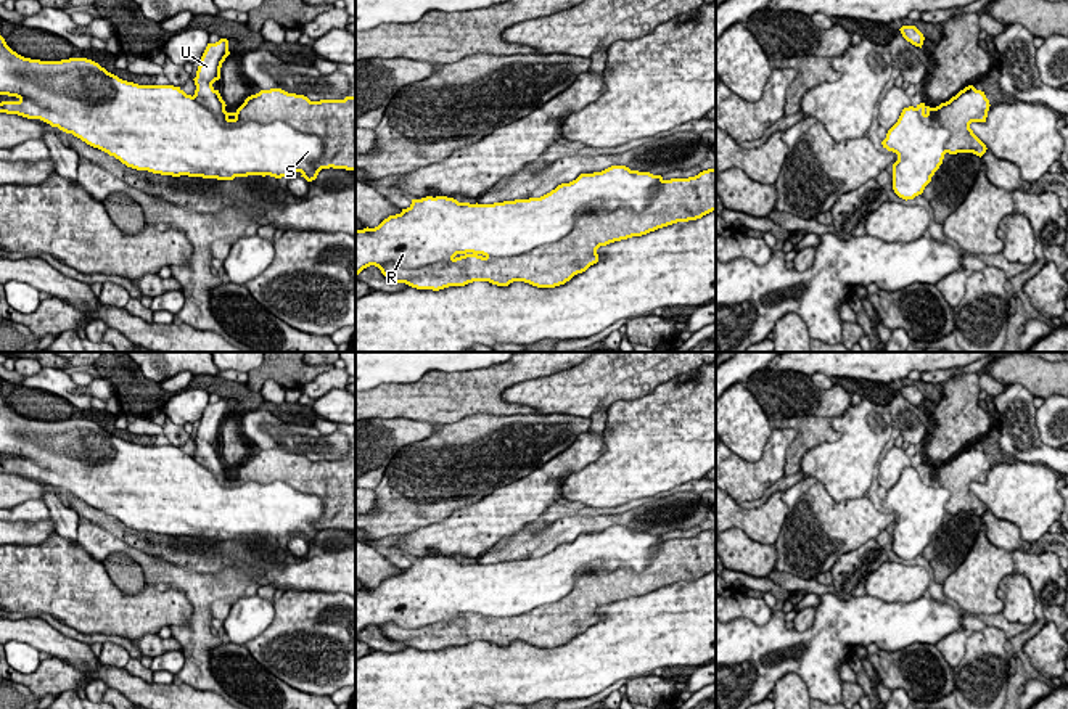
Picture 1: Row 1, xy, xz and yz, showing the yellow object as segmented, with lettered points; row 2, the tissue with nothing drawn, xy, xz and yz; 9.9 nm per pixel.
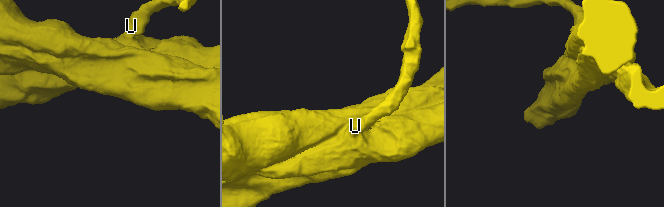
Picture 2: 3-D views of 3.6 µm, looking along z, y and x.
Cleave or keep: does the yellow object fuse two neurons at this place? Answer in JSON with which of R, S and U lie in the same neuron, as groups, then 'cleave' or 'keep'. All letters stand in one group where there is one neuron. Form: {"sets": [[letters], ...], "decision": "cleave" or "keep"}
{"sets": [["R", "S"], ["U"]], "decision": "cleave"}

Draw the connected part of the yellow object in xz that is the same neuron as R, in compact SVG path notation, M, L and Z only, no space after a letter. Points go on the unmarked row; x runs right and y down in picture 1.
M611 526L581 534L540 558L494 564L458 563L447 556L412 559L400 574L375 588L355 590L355 640L370 627L394 622L418 629L457 614L513 617L569 595L576 572L598 563L598 574L618 568L642 572L663 545L661 535Z

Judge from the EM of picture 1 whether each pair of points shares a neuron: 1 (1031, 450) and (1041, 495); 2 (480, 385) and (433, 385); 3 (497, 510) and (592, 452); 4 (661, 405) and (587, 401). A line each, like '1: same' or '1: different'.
1: different
2: same
3: same
4: different

